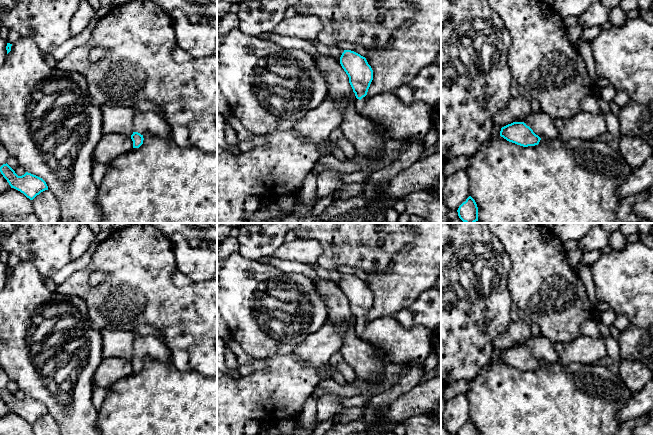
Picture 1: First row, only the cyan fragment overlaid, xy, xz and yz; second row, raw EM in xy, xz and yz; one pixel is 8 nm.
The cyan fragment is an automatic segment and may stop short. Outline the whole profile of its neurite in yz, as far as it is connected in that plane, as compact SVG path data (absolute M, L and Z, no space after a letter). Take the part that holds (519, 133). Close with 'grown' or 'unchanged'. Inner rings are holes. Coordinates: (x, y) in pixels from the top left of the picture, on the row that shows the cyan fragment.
M538 111L532 112L521 122L502 127L500 136L509 142L528 147L538 145L541 139L559 138L559 131L549 115Z; grown

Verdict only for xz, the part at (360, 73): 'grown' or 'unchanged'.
grown

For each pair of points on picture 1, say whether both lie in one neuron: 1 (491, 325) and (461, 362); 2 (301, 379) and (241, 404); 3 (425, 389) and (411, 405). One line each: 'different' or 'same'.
1: same
2: same
3: same

